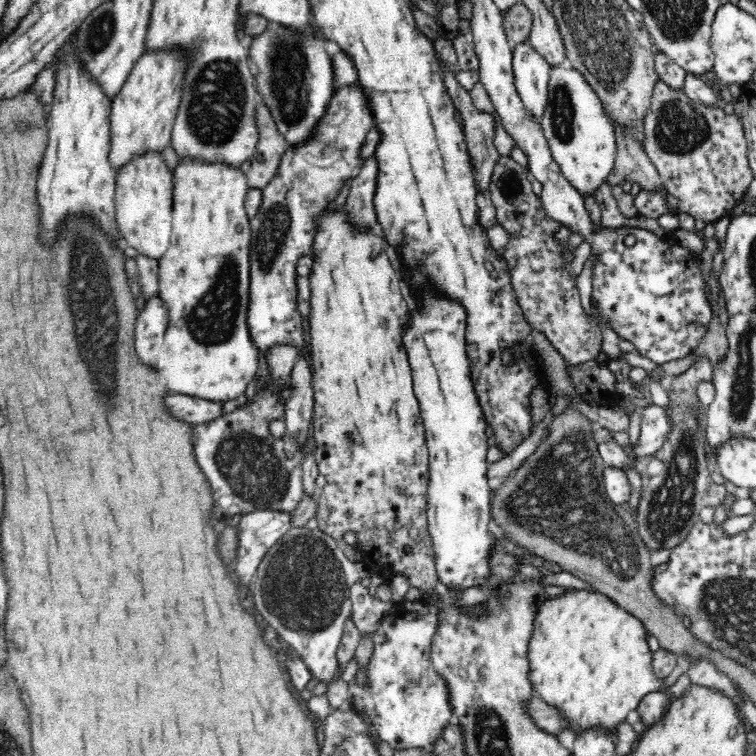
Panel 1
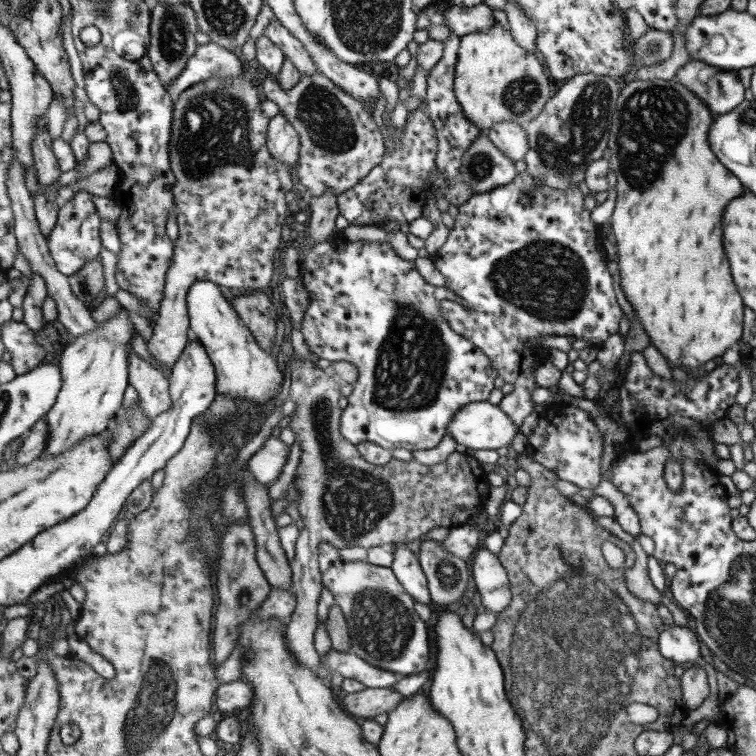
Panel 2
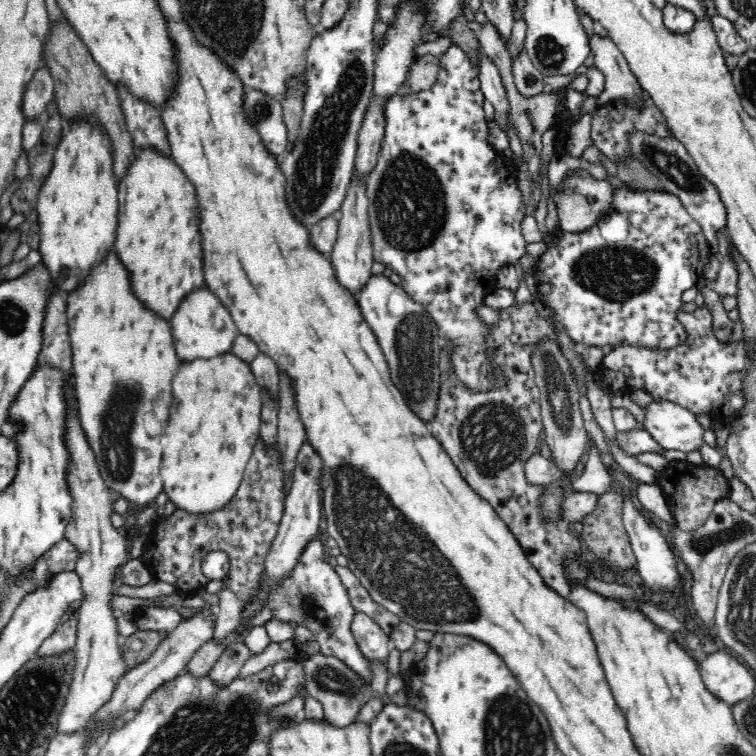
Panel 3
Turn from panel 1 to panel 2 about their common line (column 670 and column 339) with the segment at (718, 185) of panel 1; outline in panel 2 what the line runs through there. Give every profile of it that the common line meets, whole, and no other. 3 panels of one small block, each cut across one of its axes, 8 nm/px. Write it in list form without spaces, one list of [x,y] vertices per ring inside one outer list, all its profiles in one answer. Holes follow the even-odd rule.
[[[319,71],[313,74],[303,74],[291,90],[282,89],[278,76],[265,77],[261,80],[263,96],[280,106],[280,112],[289,119],[299,133],[302,147],[300,161],[294,171],[298,187],[307,188],[312,196],[323,196],[330,188],[340,195],[361,183],[375,167],[383,162],[386,154],[385,140],[377,122],[371,117],[373,106],[370,100],[360,100]]]

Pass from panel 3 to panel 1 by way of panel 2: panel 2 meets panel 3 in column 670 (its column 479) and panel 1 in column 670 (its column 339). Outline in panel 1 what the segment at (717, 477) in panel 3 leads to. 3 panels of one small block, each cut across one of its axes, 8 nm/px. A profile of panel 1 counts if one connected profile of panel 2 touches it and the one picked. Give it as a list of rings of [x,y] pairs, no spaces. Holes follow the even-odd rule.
[[[706,356],[697,357],[682,374],[674,376],[666,381],[667,395],[670,396],[670,406],[663,407],[668,419],[668,436],[664,440],[662,448],[654,455],[656,460],[662,462],[662,471],[658,474],[649,474],[648,472],[641,473],[643,488],[641,498],[637,510],[634,511],[635,519],[637,522],[638,532],[644,544],[649,549],[658,548],[674,548],[676,544],[684,540],[690,532],[690,528],[700,520],[700,511],[705,506],[713,508],[718,507],[723,503],[723,500],[728,495],[727,486],[716,484],[711,477],[711,473],[706,467],[706,454],[712,453],[711,447],[708,445],[708,439],[704,429],[704,422],[706,417],[703,418],[703,423],[698,424],[698,418],[694,416],[696,412],[696,404],[698,404],[698,395],[696,395],[696,386],[702,380],[712,380],[712,360]]]

